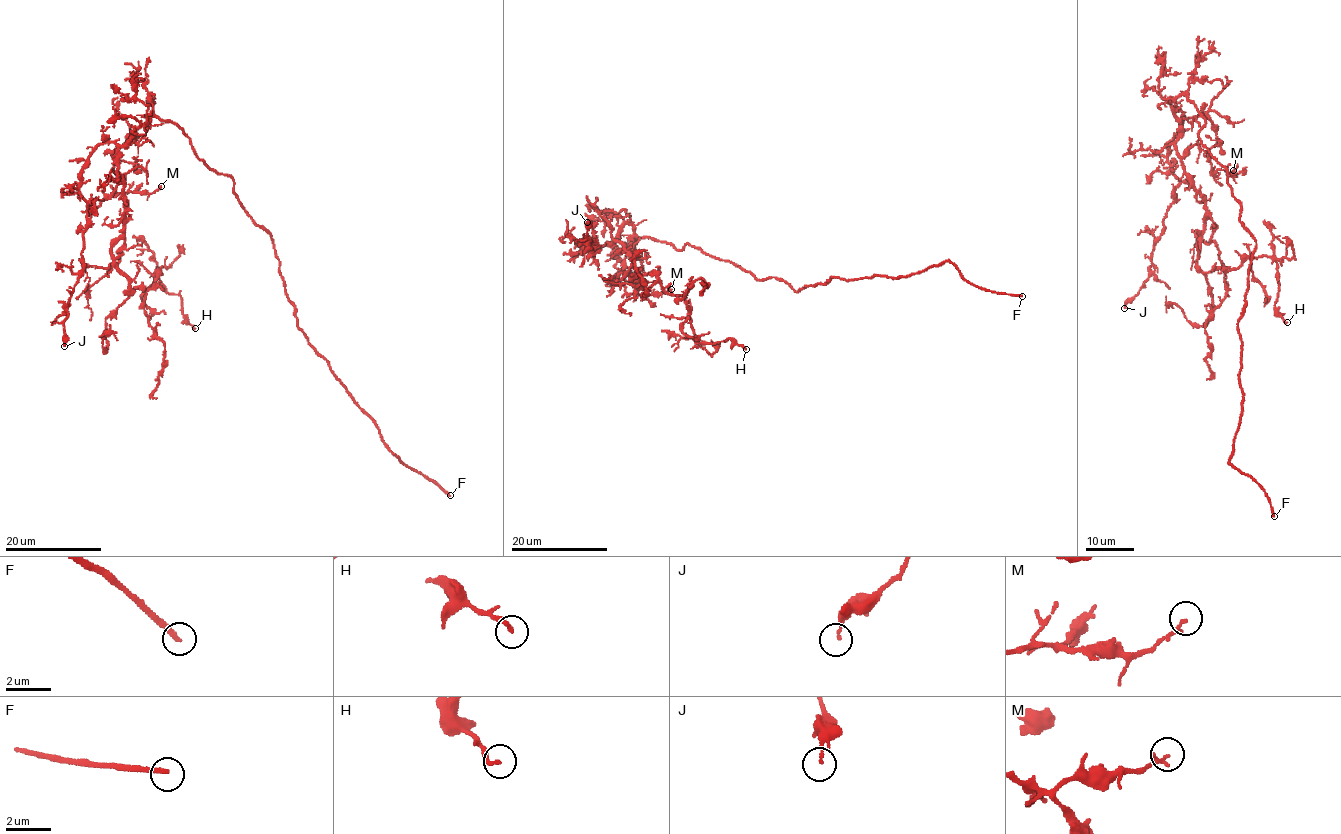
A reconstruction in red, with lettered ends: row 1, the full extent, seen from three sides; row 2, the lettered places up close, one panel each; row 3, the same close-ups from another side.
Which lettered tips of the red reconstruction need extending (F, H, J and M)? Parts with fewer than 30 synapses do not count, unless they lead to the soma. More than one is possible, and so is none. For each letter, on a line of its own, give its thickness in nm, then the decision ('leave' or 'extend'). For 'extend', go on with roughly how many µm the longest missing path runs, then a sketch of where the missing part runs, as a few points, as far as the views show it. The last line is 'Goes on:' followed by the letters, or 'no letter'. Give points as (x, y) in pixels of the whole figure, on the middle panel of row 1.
F: 240 nm thick; extend; about 25 µm are missing
H: 200 nm thick; leave
J: 110 nm thick; leave
M: 170 nm thick; leave
Goes on: F

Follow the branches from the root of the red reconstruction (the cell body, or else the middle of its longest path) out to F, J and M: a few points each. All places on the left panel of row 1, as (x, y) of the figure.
F: (202, 160), (232, 178), (241, 206), (270, 235), (285, 292), (308, 343), (376, 424), (384, 444), (450, 495)
J: (202, 160), (155, 117), (91, 154), (64, 346)
M: (202, 160), (178, 126), (151, 117), (113, 154), (117, 184), (110, 196), (161, 186)

